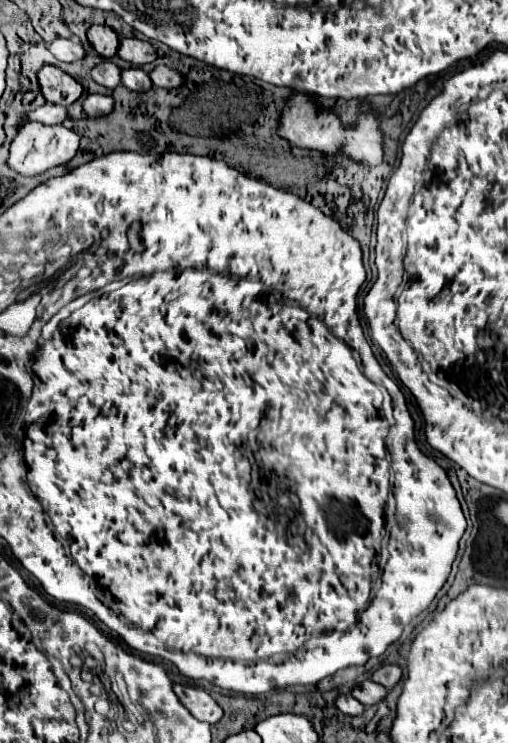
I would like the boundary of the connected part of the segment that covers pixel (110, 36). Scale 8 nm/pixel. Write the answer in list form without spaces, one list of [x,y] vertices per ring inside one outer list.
[[[91,26],[87,38],[103,58],[113,58],[119,50],[119,34],[109,26]]]

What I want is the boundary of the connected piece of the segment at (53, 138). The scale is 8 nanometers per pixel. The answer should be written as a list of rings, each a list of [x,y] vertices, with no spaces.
[[[27,122],[25,126],[19,128],[17,136],[11,142],[11,154],[9,154],[9,166],[19,172],[19,174],[27,174],[27,176],[35,176],[35,174],[43,174],[45,170],[53,168],[53,166],[61,166],[67,164],[79,150],[79,136],[57,124],[57,126],[47,126],[41,122]]]

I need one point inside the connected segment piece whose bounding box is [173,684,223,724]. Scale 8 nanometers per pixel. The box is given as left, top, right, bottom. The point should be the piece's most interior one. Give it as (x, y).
(200, 703)

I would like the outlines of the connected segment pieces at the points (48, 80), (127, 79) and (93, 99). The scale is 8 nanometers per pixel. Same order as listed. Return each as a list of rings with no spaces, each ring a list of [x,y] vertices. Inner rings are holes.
[[[43,66],[43,70],[39,70],[39,84],[45,100],[65,108],[79,100],[83,94],[83,86],[57,66]]]
[[[129,68],[129,70],[123,70],[123,86],[135,92],[147,92],[153,88],[153,82],[149,74],[143,72],[141,68]]]
[[[91,94],[85,98],[83,102],[83,110],[95,118],[95,116],[107,116],[113,112],[113,98],[111,96],[103,96],[103,94]]]

